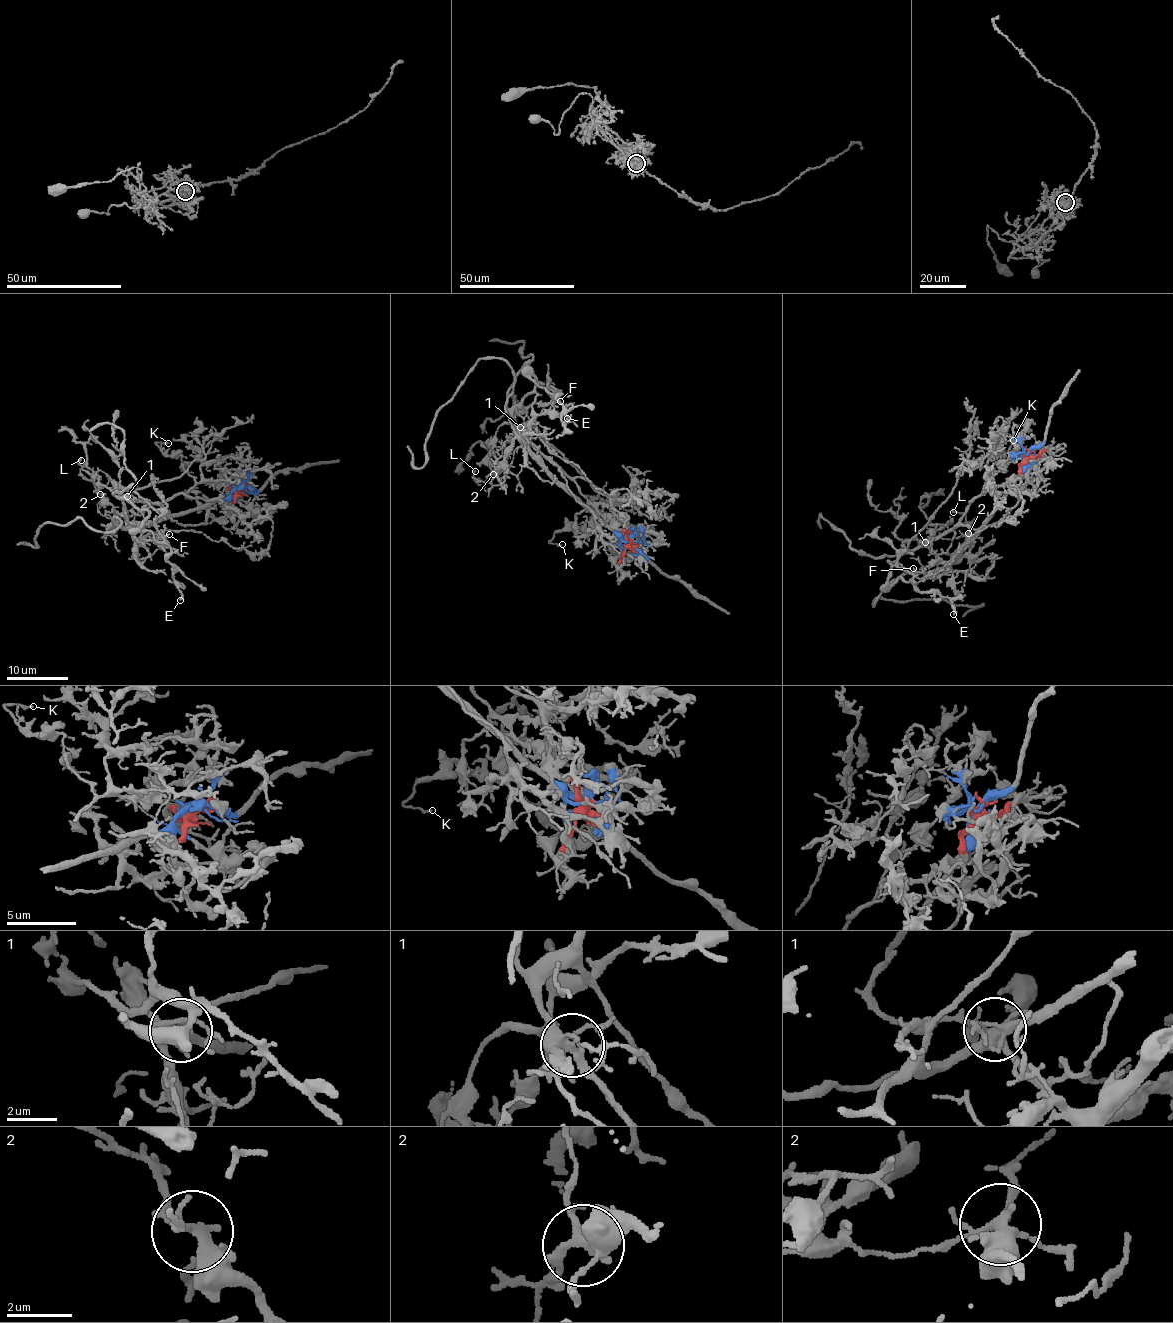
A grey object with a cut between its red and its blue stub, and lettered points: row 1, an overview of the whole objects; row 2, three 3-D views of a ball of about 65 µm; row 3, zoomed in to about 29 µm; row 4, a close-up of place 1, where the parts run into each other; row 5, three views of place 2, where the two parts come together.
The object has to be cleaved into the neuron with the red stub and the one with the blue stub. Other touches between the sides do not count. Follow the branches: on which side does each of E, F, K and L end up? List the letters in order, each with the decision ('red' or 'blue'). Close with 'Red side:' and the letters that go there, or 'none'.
E: red
F: blue
K: red
L: blue
Red side: E, K

